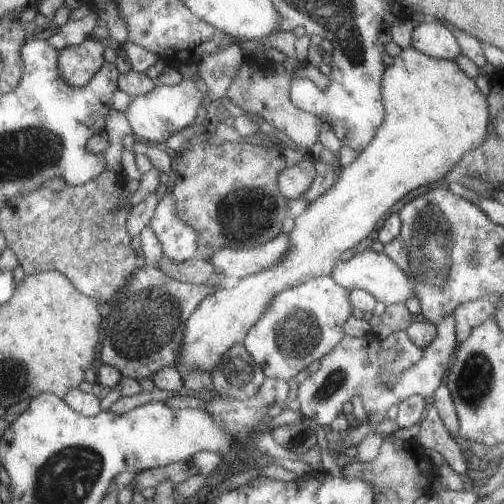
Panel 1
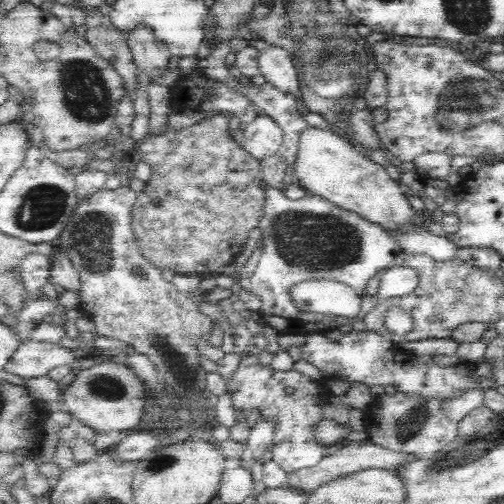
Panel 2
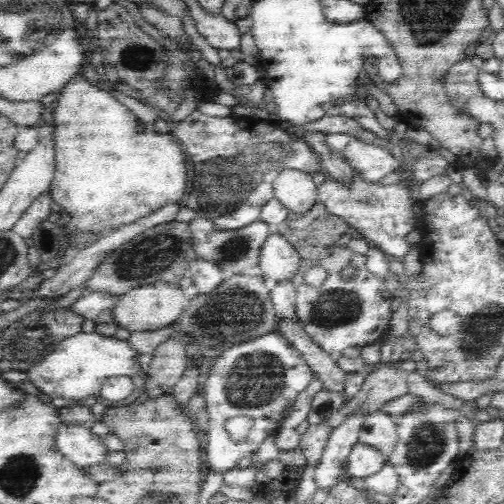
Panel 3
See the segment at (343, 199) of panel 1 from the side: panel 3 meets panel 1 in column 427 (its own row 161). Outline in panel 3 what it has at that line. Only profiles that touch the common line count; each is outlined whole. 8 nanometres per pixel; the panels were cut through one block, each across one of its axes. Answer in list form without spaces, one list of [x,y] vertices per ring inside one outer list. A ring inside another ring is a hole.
[[[74,76],[58,96],[52,108],[50,120],[56,126],[56,172],[50,186],[50,198],[56,210],[68,214],[68,222],[62,226],[66,250],[74,250],[72,236],[92,234],[98,240],[110,232],[118,232],[126,226],[134,226],[142,218],[150,218],[154,212],[178,204],[186,196],[186,154],[178,146],[178,138],[160,134],[154,124],[142,124],[140,120],[118,100],[108,96],[110,88],[98,88],[88,80]]]

